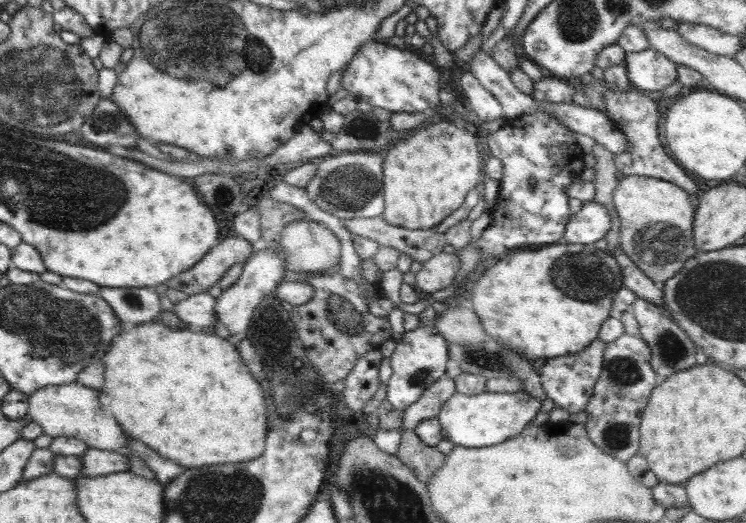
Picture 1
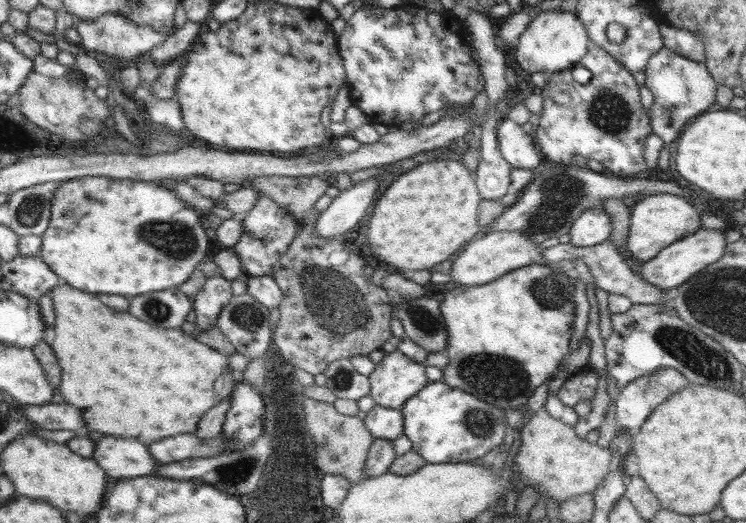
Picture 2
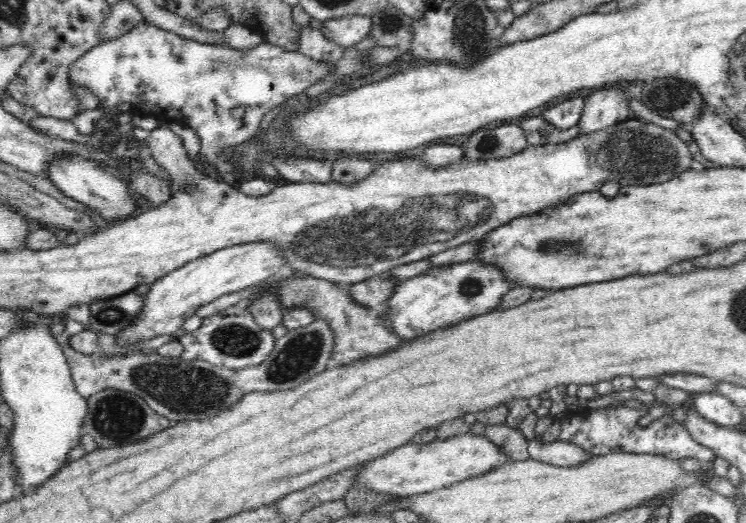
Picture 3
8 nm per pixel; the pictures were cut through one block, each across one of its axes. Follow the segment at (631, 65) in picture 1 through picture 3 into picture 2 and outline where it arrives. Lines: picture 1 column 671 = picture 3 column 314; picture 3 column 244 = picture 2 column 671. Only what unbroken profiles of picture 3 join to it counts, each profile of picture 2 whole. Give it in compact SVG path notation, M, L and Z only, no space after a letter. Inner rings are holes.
M663 47L648 59L645 68L645 86L652 92L654 103L651 107L650 124L654 134L664 142L678 138L682 127L697 114L708 111L715 102L719 85L702 62L694 62Z

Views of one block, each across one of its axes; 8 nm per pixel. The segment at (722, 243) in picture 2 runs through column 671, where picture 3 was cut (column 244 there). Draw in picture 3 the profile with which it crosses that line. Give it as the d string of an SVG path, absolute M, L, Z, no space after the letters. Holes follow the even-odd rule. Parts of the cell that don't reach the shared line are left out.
M262 242L230 246L194 260L150 285L140 316L136 316L136 322L122 329L115 339L120 346L132 346L156 336L174 335L182 329L186 319L194 316L208 302L239 291L246 293L251 288L264 284L285 264L286 259L280 255L278 247Z

